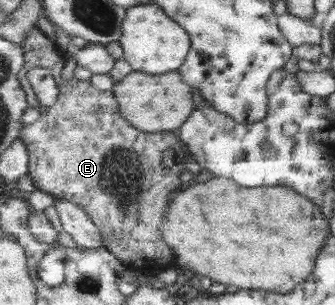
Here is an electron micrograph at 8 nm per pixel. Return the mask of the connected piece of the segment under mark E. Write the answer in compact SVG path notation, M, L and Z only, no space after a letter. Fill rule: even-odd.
M35 27L35 29L28 34L28 37L26 37L26 40L24 40L22 44L25 51L25 66L22 70L20 70L19 78L23 84L23 88L27 91L27 98L31 104L31 107L38 107L40 109L40 118L36 122L26 125L21 132L20 137L20 139L28 146L30 152L31 162L29 163L29 173L34 179L34 185L36 185L37 190L50 193L50 195L52 195L52 197L54 197L56 200L68 199L68 201L74 201L74 204L78 203L78 205L80 205L80 207L82 207L89 214L89 217L94 221L94 224L100 228L104 246L113 255L116 255L116 258L123 261L127 267L131 267L134 270L140 270L143 274L154 273L157 275L160 273L160 271L162 271L162 269L166 269L166 267L168 267L168 265L174 261L174 253L172 253L170 245L168 245L167 241L164 241L164 237L162 237L162 225L164 225L164 211L168 209L168 203L170 203L170 193L180 189L180 185L182 185L182 171L184 171L184 162L191 160L191 151L188 149L187 144L184 143L182 139L178 139L178 141L176 141L174 131L152 133L145 132L140 128L134 127L123 116L119 101L117 100L114 91L102 91L101 89L94 87L90 79L78 80L76 78L72 78L71 80L68 80L68 82L62 79L62 69L66 67L66 52L60 50L56 42L50 41L50 39L44 35L44 32L39 31L38 28ZM35 67L51 69L56 81L58 82L58 87L60 88L61 92L59 93L59 100L52 107L46 107L40 103L39 97L37 96L33 85L29 80L28 72ZM168 149L178 151L178 153L174 154L176 164L172 167L164 167L164 151L168 151ZM120 205L126 205L126 207L128 207L128 213L122 213L122 211L120 211ZM116 229L120 229L122 231L122 237L120 237L119 241L116 239L116 237L114 237L114 231L116 231Z

